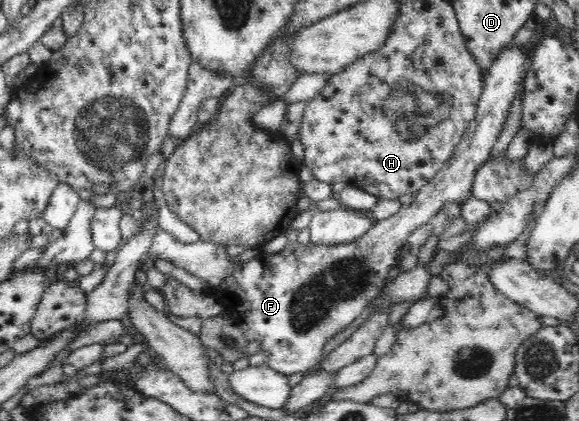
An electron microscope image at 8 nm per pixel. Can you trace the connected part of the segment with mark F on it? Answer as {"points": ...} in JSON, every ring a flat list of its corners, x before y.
{"points":[[535,46,527,52,523,52,523,47,503,49,488,68,475,118,468,124,465,136,446,166,414,194,411,204,401,205,397,213,377,221,369,232,357,240,335,245,313,241,303,245,291,241,281,252,260,252,248,262,241,263,237,257,227,254,227,245,201,239,183,244,159,228,147,256,159,255,177,268,204,280,210,294,224,306,247,339,260,340,260,350,269,352,265,364,273,370,289,376,307,374,319,368,324,358,323,346,338,332,349,328,349,324,379,298,383,286,389,282,389,271,397,265,399,250,407,244,413,232,431,220,443,205,463,204,471,197,473,177,489,159,507,120,511,102,532,63]]}

